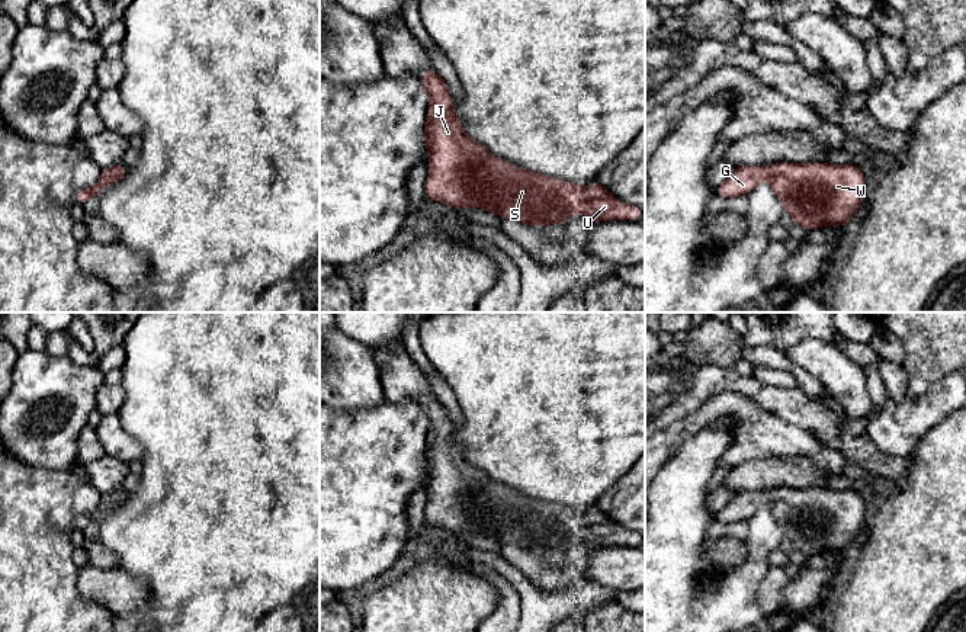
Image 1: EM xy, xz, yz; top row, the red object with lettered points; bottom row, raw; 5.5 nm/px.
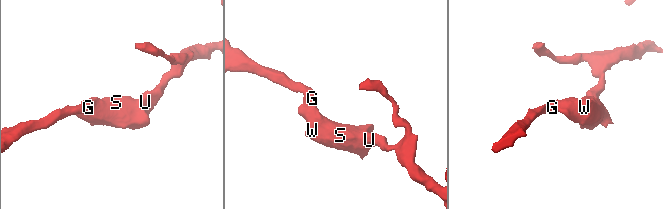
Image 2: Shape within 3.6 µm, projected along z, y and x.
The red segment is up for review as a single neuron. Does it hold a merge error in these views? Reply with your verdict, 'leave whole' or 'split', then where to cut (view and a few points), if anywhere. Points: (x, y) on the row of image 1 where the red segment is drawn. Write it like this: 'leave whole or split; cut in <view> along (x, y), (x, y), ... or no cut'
leave whole; no cut

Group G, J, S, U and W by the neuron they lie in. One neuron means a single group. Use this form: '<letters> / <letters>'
G J S U W

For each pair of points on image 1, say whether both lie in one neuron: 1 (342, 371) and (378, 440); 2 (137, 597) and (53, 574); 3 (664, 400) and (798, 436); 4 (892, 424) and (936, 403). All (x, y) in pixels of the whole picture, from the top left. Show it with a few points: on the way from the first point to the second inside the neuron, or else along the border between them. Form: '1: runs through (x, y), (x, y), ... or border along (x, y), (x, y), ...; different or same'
1: border along (385, 400), (374, 407), (334, 408); different
2: border along (79, 568), (77, 590), (84, 597), (102, 605); different
3: border along (727, 390), (668, 426); different
4: runs through (902, 424), (926, 411); same

